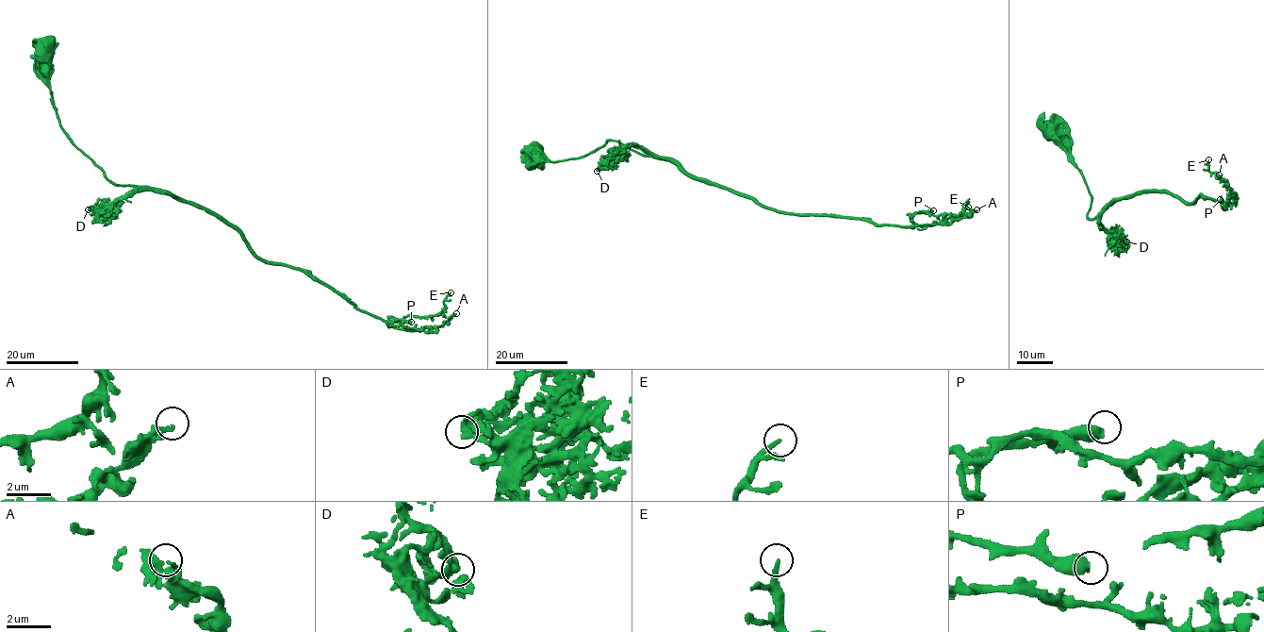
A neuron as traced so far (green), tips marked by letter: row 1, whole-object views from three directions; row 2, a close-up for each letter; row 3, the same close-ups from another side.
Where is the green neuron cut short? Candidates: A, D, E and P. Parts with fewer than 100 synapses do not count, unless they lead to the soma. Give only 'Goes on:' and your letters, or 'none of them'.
Goes on: none of them

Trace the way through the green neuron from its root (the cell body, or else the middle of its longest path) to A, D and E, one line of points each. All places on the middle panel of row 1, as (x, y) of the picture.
A: (533, 151), (556, 161), (615, 141), (671, 158), (693, 175), (771, 208), (878, 224), (951, 224), (976, 209)
D: (533, 151), (537, 147), (541, 157), (565, 160), (610, 140), (646, 153), (625, 147), (597, 171)
E: (533, 151), (556, 161), (615, 141), (671, 158), (693, 175), (771, 208), (878, 224), (936, 224), (968, 207)

